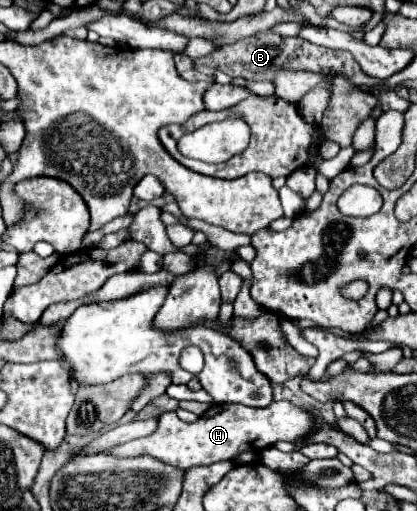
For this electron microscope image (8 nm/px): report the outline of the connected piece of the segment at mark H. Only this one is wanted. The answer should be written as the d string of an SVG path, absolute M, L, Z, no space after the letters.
M273 402L267 408L249 408L243 404L213 404L203 416L193 424L179 420L175 412L165 412L159 416L159 426L153 434L125 442L113 450L107 450L113 456L141 456L153 454L163 462L181 468L193 466L211 466L219 460L233 460L239 452L245 450L263 450L273 446L279 440L293 442L305 436L313 428L313 418L299 406L291 402Z

